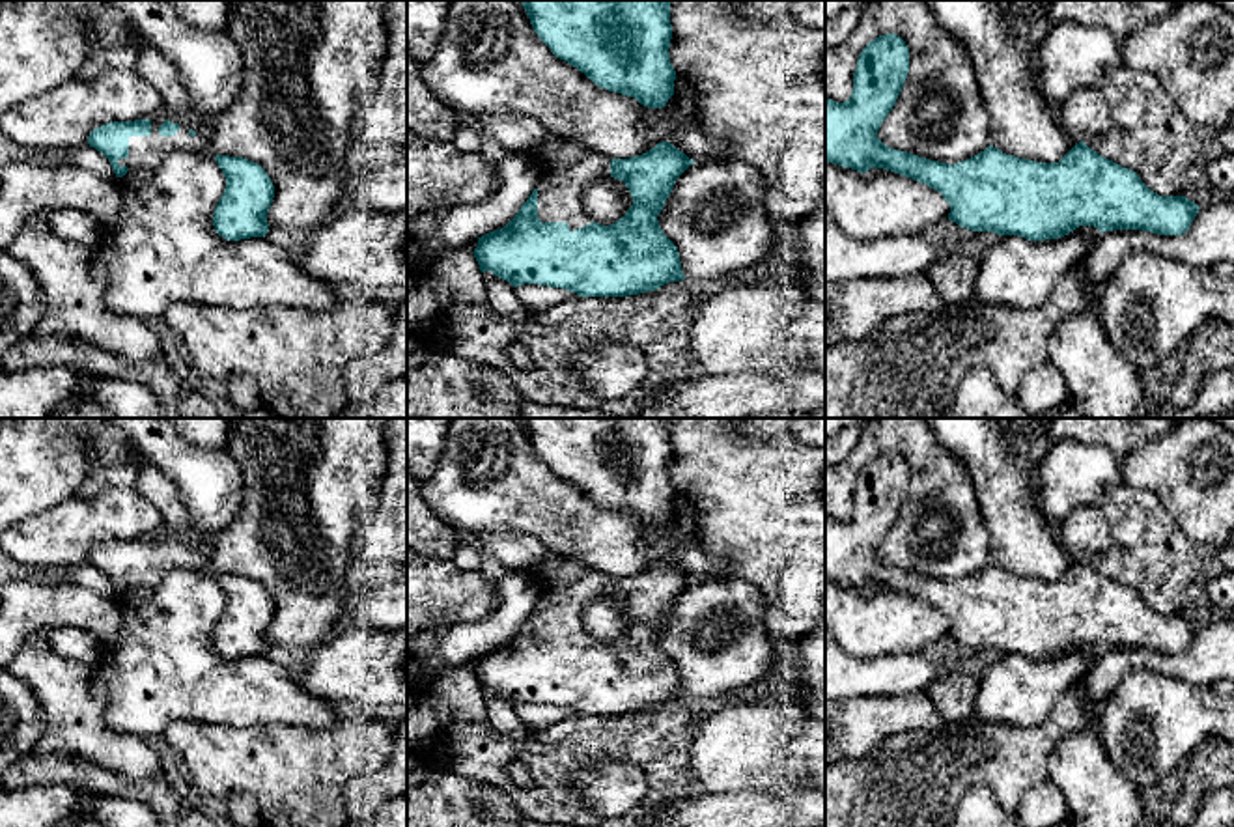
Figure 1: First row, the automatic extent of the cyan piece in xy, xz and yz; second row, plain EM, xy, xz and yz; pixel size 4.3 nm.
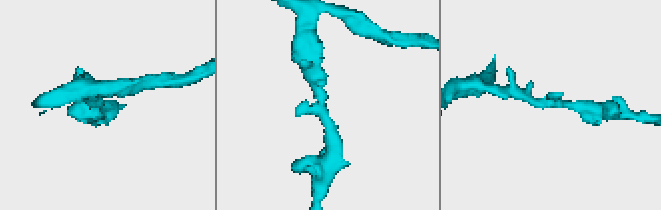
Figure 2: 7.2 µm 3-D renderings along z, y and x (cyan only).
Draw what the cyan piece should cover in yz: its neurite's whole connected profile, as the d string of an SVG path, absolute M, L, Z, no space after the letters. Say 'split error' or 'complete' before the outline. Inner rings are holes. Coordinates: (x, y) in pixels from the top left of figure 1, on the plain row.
complete; M879 454L862 467L853 491L851 515L844 521L825 515L827 581L861 592L870 586L883 586L911 596L943 612L950 624L948 638L958 644L997 653L1019 653L1029 659L1059 657L1079 644L1094 644L1101 652L1143 648L1159 653L1182 653L1200 627L1185 614L1156 612L1137 590L1098 573L1083 558L1059 581L1049 582L1006 573L993 564L956 582L892 568L877 556L877 549L896 523L907 491L909 467L900 454Z

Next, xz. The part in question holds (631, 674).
split error; M670 560L629 577L586 573L566 586L547 586L517 633L500 648L478 655L474 676L480 689L510 700L513 706L538 702L562 706L579 715L627 715L655 709L668 700L685 698L676 663L663 652L659 631L676 597L694 582ZM597 596L625 601L633 624L610 644L594 640L582 624L588 603Z

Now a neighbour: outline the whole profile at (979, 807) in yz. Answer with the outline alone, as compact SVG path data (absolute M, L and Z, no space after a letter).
M976 784L969 788L956 806L950 827L1023 827L1017 814L1008 814L993 792Z

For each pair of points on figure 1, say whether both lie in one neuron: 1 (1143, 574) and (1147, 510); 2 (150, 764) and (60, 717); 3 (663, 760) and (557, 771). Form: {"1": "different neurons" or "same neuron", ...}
{"1": "same neuron", "2": "same neuron", "3": "same neuron"}

